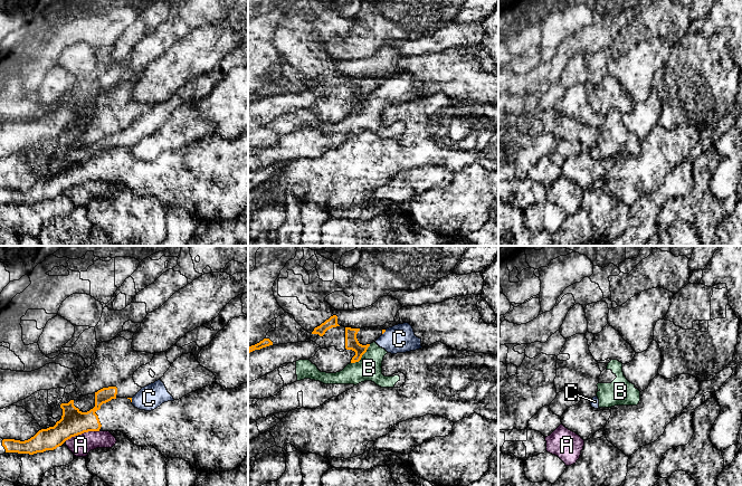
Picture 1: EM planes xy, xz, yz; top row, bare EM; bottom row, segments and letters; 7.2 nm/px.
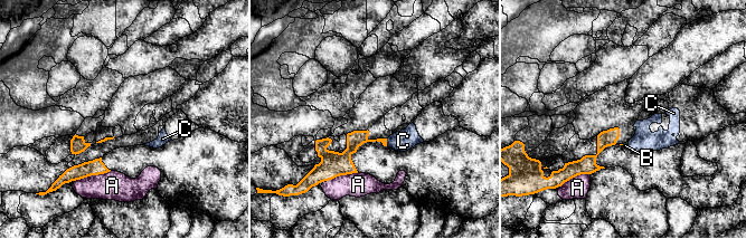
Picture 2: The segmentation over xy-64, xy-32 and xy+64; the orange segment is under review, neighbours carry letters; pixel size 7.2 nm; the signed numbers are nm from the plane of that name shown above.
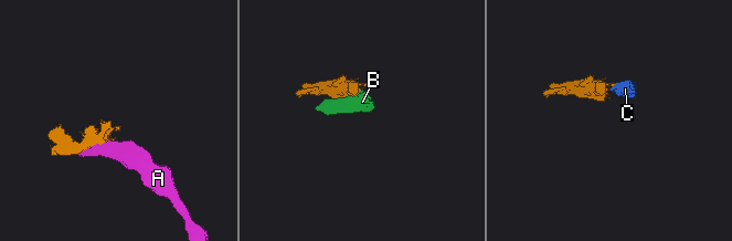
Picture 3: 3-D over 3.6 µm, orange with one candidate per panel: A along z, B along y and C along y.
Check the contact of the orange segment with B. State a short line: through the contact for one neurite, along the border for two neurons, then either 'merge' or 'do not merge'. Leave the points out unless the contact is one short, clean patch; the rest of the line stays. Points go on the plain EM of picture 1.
line xz (370, 94), (362, 106), (351, 113); do not merge

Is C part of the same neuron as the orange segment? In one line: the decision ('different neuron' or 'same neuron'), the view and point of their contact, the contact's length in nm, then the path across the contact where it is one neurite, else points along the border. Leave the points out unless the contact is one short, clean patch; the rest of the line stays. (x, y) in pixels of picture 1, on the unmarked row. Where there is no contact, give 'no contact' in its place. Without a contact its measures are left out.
different neuron | xz (384, 80) | 50 nm | along xz (386, 79), (382, 84)

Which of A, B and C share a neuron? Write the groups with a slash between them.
A / B C

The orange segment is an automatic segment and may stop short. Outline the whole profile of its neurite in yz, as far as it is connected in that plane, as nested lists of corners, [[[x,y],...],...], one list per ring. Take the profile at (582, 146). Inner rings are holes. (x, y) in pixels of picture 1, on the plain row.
[[[581,145],[581,151],[568,158],[561,165],[562,174],[579,184],[583,190],[605,178],[611,165],[610,160],[600,160],[591,156],[587,146]]]

